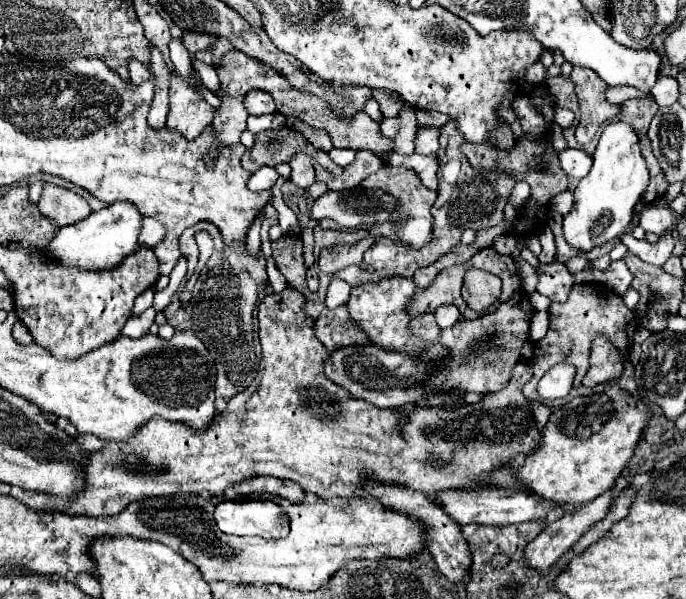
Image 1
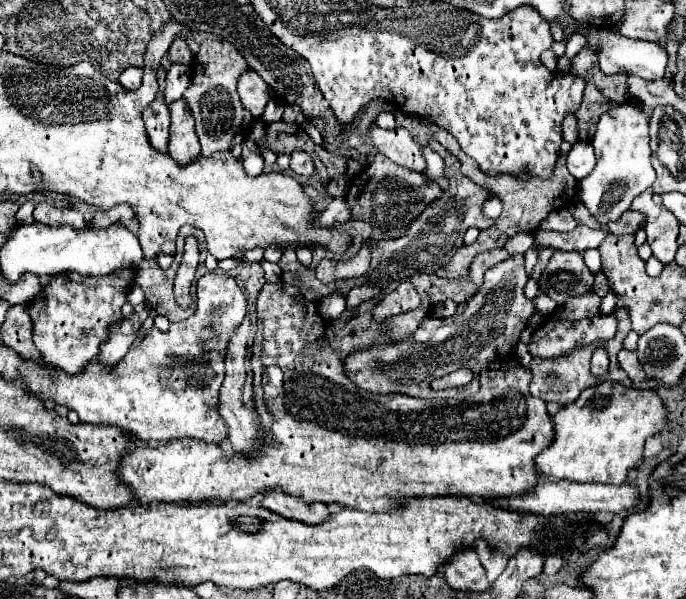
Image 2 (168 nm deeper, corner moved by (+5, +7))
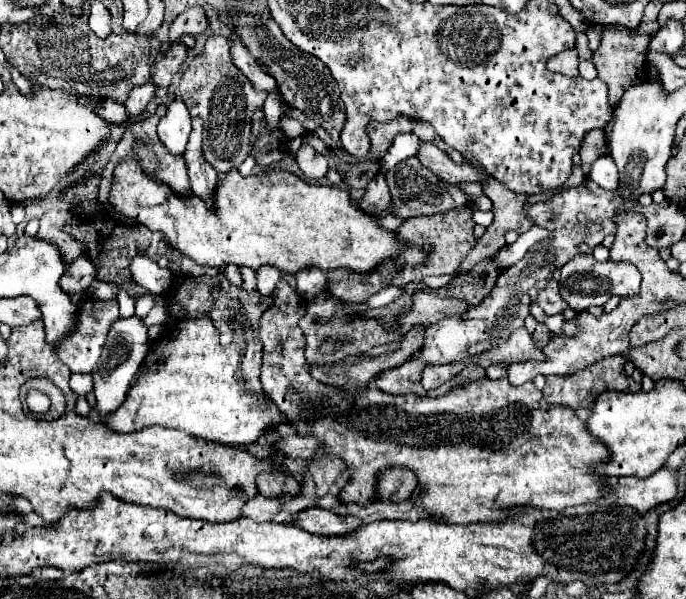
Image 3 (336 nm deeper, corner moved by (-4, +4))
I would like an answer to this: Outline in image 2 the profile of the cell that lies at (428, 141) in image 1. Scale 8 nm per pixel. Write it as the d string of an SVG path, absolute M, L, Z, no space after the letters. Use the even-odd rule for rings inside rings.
M424 148L424 156L426 156L426 162L428 162L428 168L426 168L426 176L430 178L430 180L436 180L436 178L444 178L446 174L444 174L444 160L436 154L436 152L432 152L432 148Z

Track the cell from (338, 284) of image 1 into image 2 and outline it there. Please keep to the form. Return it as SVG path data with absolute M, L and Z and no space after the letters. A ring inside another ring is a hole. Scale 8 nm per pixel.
M336 292L336 294L330 294L330 296L326 296L326 298L322 300L320 314L322 314L322 318L326 318L326 320L336 320L336 318L344 312L344 308L346 308L346 302L344 302L344 298Z

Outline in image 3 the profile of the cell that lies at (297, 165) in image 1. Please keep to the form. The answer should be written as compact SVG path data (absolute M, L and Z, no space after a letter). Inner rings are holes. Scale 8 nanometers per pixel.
M301 145L301 149L295 155L299 169L309 179L323 179L327 175L327 159L319 155L311 145Z

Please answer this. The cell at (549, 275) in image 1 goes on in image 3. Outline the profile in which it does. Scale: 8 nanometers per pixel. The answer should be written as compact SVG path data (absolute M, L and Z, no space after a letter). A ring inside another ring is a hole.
M577 255L561 267L559 293L571 309L585 311L587 307L593 307L593 305L605 305L611 295L625 297L625 295L637 293L639 283L641 283L641 273L637 271L637 267L633 267L629 263L625 263L625 265L613 263L613 261L599 263L593 259L593 255Z

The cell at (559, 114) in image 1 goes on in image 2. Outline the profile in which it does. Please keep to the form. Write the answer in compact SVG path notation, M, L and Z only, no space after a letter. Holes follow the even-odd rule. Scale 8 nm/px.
M566 116L564 120L564 140L568 144L576 144L580 138L578 138L578 126L576 126L576 118L574 116Z

